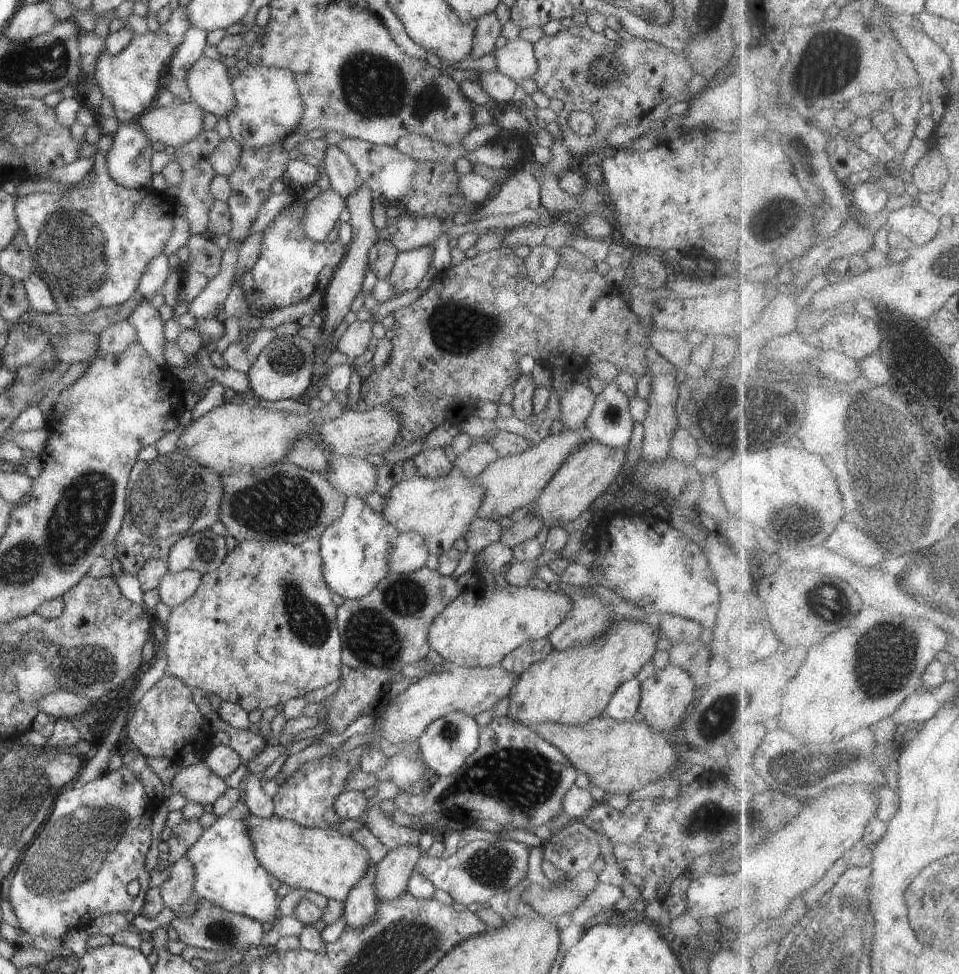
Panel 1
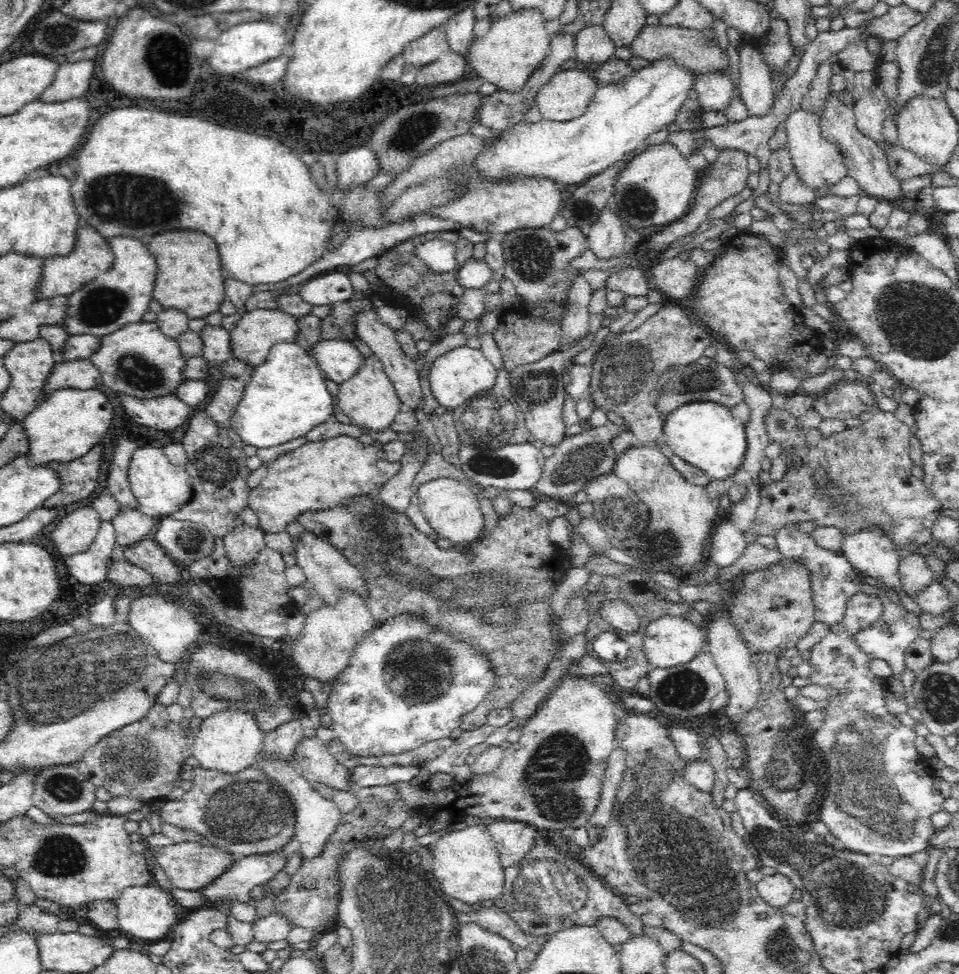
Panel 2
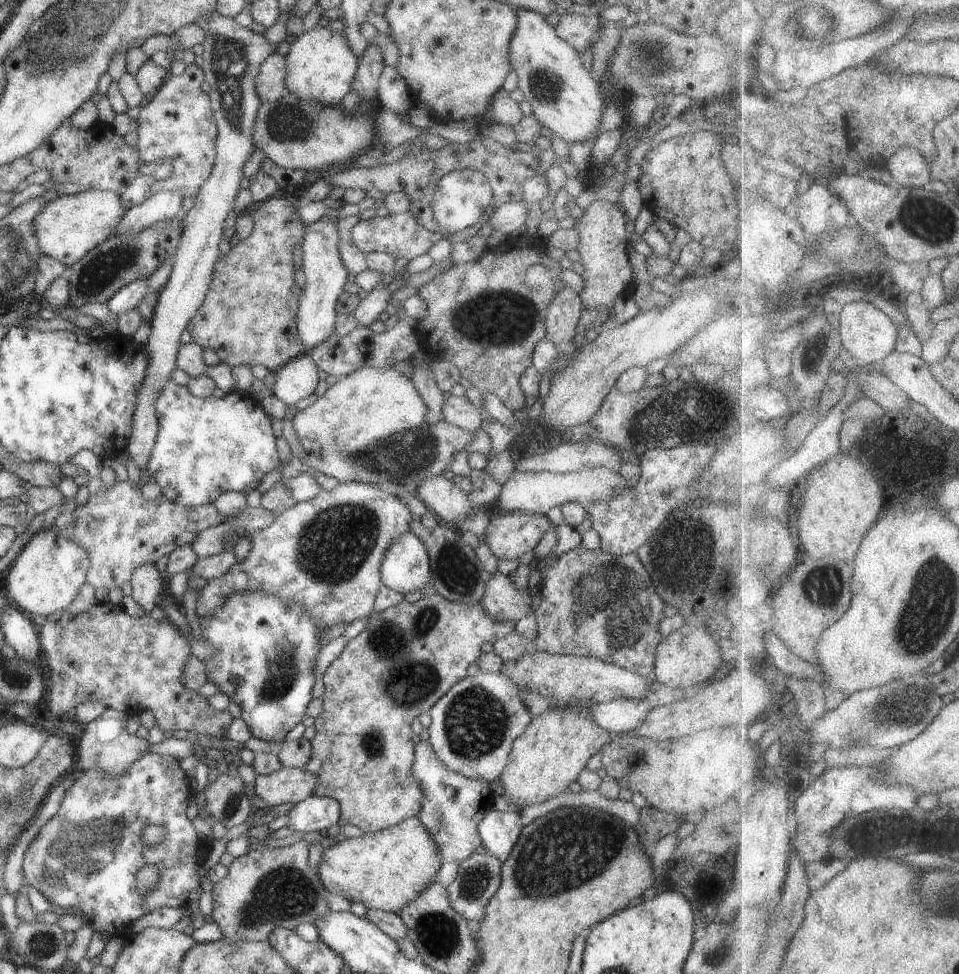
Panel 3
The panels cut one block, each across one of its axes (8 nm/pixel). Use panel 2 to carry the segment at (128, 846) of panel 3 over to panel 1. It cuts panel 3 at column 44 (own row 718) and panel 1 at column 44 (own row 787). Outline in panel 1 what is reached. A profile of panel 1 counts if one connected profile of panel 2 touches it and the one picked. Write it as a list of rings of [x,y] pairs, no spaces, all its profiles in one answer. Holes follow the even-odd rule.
[[[120,767],[115,771],[108,771],[102,774],[100,778],[87,782],[86,784],[77,784],[70,790],[64,790],[62,794],[55,798],[53,808],[49,811],[49,815],[45,819],[42,829],[38,832],[38,836],[34,842],[30,843],[28,850],[25,850],[22,857],[22,862],[18,862],[18,866],[14,866],[14,870],[8,872],[6,880],[11,884],[9,889],[8,900],[14,910],[14,915],[18,919],[19,927],[22,932],[29,934],[31,937],[35,936],[50,936],[52,938],[61,939],[72,928],[85,929],[97,916],[110,913],[127,913],[134,912],[140,914],[144,908],[144,898],[148,892],[148,884],[150,884],[150,872],[146,870],[146,854],[150,850],[152,844],[150,835],[150,826],[152,826],[152,811],[155,802],[150,800],[144,792],[142,782],[136,778],[136,774],[128,767]]]

